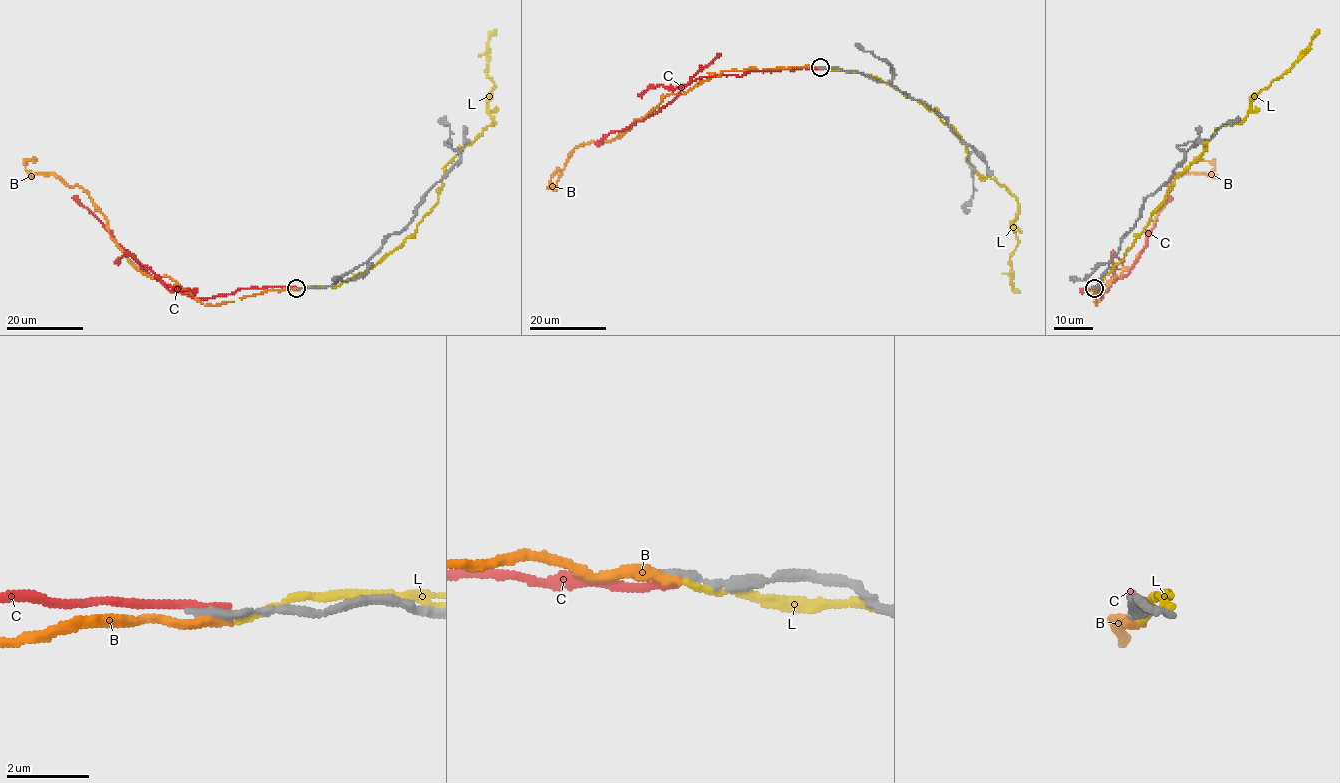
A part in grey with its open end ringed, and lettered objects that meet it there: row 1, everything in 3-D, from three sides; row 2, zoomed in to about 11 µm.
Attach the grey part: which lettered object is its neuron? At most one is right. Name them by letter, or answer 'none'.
none

